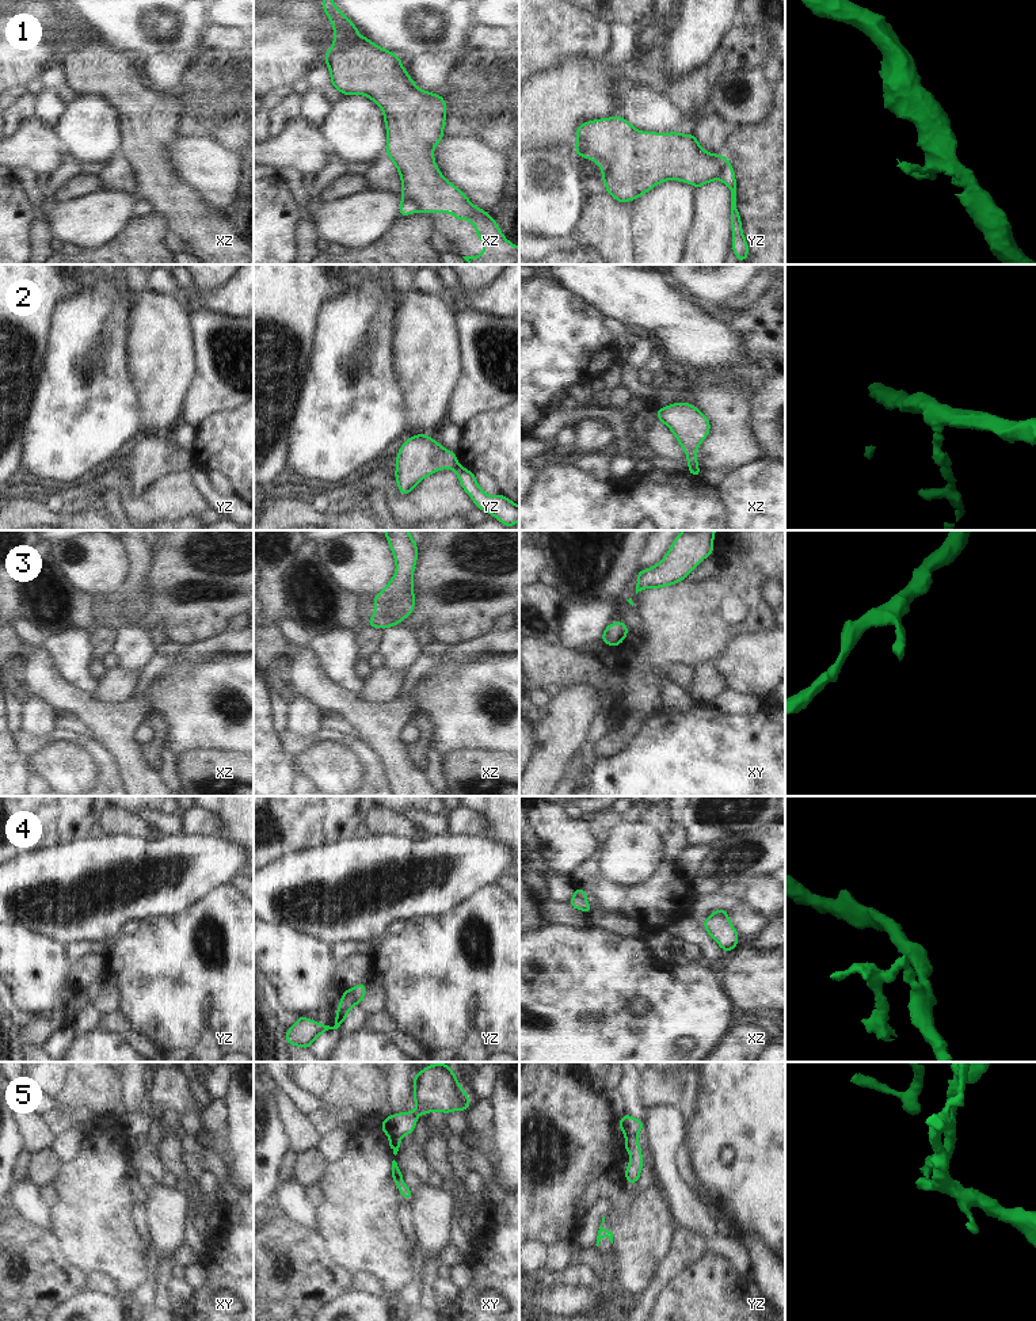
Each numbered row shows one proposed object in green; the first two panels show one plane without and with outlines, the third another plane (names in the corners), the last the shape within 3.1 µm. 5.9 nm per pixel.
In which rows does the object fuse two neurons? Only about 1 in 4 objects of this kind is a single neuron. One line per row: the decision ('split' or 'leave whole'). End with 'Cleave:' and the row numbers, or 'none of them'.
1: split
2: split
3: leave whole
4: split
5: split
Cleave: 1, 2, 4, 5

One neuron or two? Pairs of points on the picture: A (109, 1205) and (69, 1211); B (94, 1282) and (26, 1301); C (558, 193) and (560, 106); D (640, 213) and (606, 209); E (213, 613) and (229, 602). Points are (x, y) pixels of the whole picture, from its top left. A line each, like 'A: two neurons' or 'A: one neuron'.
A: one neuron
B: two neurons
C: two neurons
D: two neurons
E: one neuron

